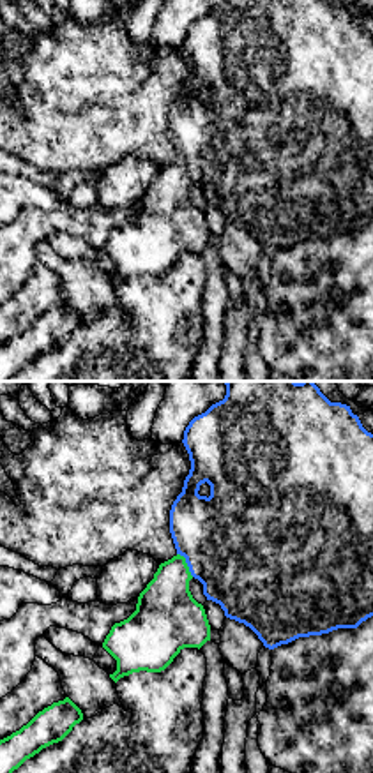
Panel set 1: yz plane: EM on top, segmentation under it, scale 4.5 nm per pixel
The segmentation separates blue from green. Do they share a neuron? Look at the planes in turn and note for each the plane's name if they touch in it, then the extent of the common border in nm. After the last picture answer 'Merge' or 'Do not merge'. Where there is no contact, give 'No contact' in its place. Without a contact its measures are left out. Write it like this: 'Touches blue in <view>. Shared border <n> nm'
Touches blue in yz. Shared border 130 nm

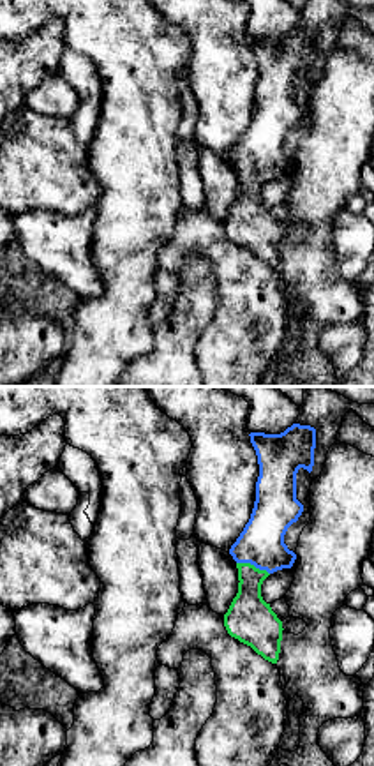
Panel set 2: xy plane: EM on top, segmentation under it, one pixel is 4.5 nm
Touches blue in xy. Shared border 160 nm

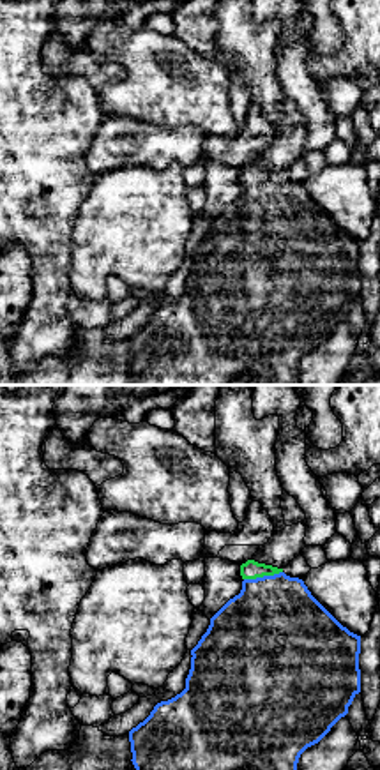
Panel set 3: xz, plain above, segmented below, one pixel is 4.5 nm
Touches blue in xz. Shared border 180 nm

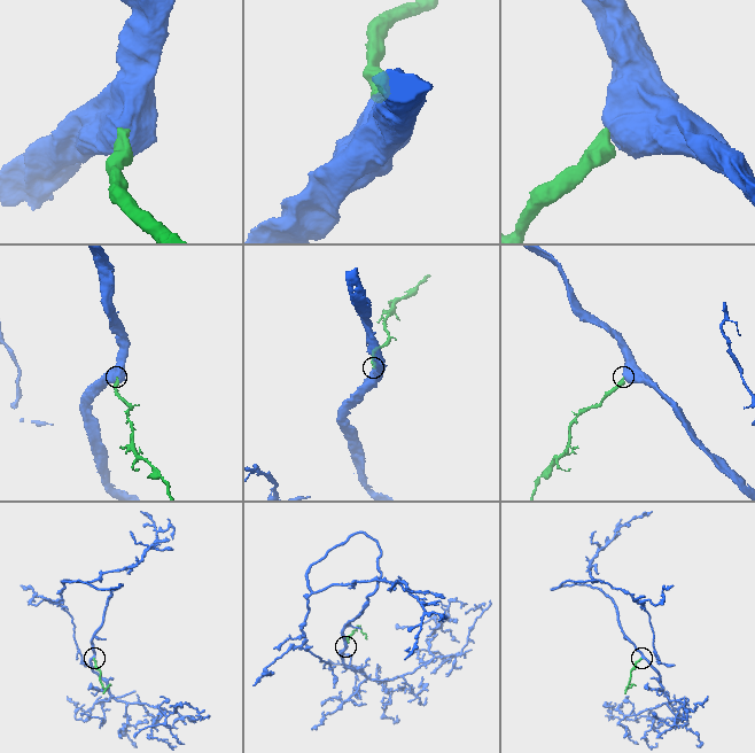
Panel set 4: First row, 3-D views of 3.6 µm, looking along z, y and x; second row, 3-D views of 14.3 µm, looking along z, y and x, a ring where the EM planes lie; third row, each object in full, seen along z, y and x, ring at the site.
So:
Merge

